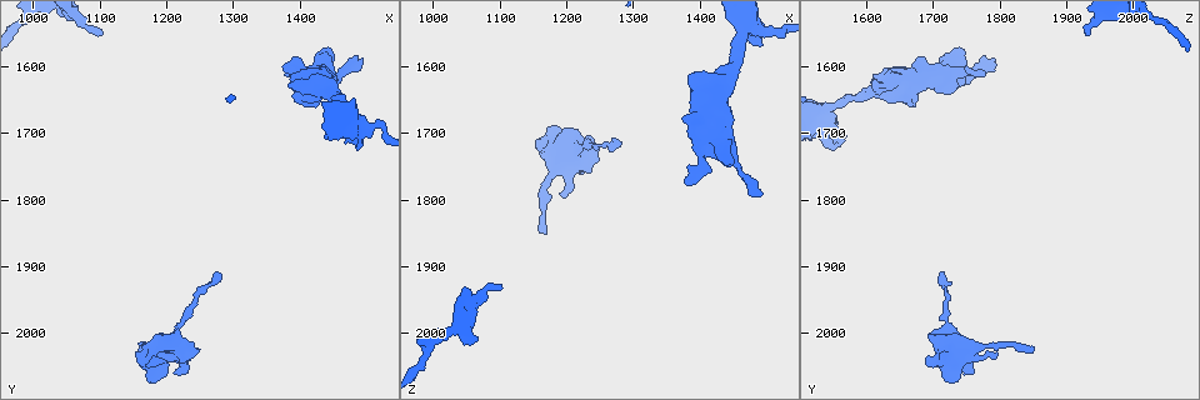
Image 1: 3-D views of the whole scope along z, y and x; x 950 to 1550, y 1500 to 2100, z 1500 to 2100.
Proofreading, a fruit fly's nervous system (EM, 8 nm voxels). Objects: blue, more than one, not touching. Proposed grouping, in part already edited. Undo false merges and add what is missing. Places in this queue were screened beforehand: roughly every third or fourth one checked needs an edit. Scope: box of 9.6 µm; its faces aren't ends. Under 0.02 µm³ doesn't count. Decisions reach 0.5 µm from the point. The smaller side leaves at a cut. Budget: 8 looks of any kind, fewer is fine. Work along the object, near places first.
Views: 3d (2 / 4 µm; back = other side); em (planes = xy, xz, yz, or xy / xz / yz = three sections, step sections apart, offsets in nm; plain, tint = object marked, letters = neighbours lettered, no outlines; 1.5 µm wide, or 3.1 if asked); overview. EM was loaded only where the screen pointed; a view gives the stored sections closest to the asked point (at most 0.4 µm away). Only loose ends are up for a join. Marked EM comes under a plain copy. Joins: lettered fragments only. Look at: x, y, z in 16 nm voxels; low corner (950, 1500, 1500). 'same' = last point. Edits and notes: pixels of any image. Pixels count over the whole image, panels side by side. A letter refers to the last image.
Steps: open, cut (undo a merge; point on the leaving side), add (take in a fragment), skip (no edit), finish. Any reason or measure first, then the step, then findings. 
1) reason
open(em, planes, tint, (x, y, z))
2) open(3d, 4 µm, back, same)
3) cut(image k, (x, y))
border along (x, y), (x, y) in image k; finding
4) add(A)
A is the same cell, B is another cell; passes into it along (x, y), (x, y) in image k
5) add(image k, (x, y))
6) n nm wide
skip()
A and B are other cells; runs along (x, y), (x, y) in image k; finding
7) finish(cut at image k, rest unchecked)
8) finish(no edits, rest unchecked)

tapers out
open(3d, 2 µm, (1100, 1550, 1935))

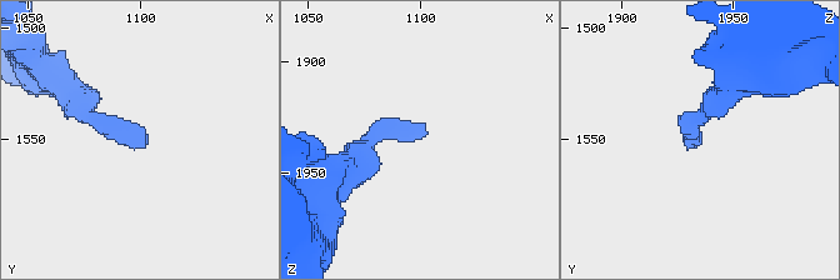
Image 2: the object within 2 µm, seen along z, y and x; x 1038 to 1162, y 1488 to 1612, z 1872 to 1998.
open(em, planes, letters, (1101, 1553, 1932))

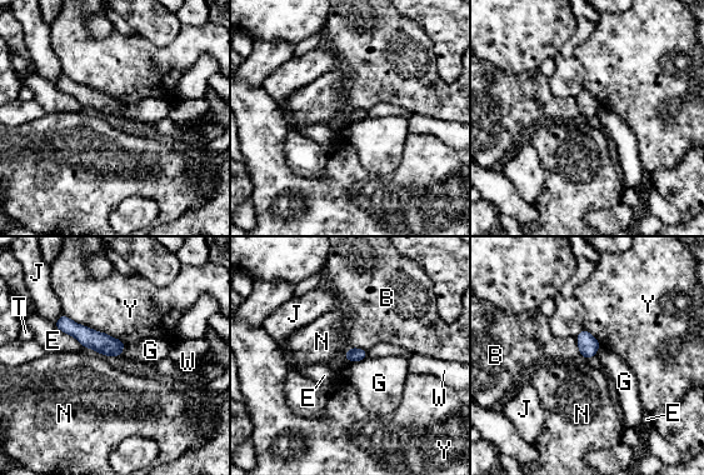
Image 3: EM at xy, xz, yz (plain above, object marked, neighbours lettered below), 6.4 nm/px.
100 nm wide
skip()
B, E, G, J, N, T, W and Y are other cells; border along (126, 343), (120, 356) in image 3; no lettered fragment goes on from it

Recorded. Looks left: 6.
free end
open(3d, 4 µm, (1180, 2040, 1690))

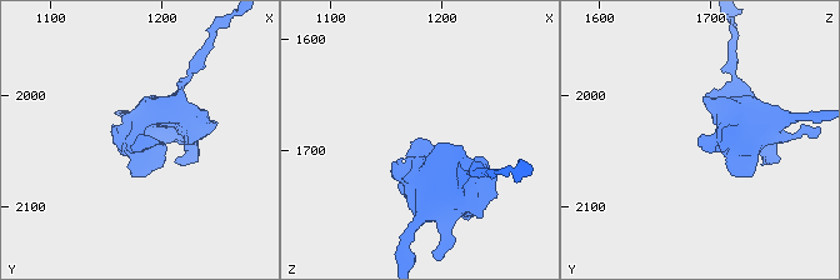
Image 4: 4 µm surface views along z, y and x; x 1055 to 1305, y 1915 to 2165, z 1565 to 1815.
arms of 260, 300 nm
open(em, planes, tint, (1180, 2036, 1690))

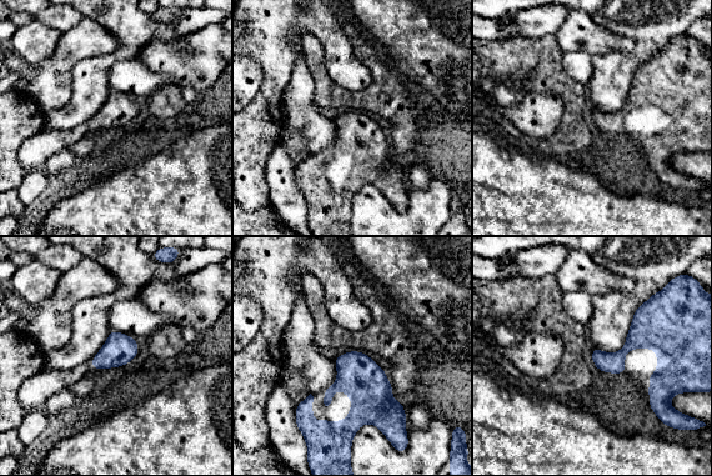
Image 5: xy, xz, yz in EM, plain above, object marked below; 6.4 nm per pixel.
open(em, planes, letters, same)

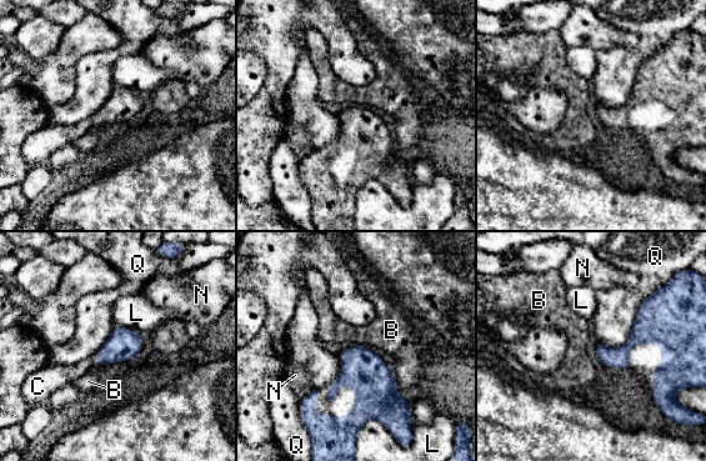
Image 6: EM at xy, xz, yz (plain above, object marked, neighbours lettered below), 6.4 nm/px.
add(C)
C is the same cell, B, L, N and Q are other cells; passes into it along (123, 345), (96, 361), (60, 375) in image 6; the neuron continues

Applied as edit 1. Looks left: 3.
open(overview)

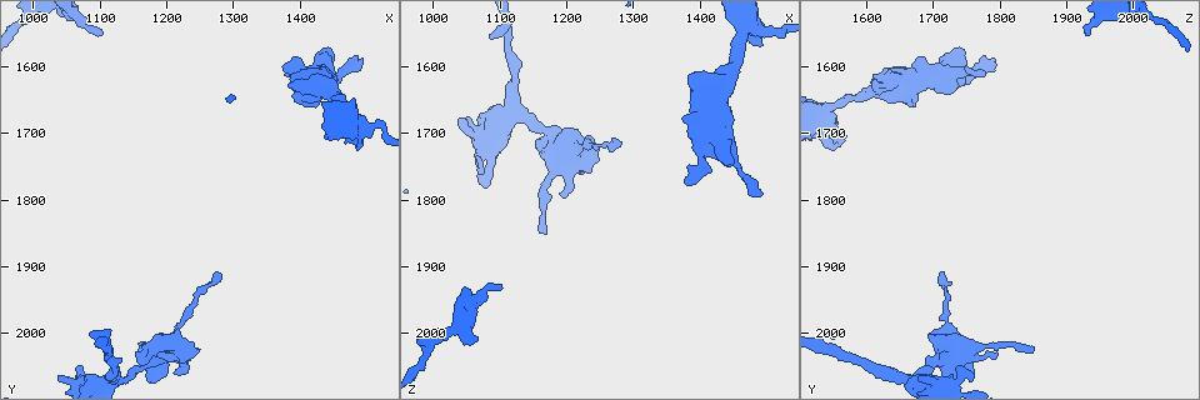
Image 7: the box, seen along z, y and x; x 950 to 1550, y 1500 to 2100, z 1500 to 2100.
narrows sharply
open(3d, 2 µm, (1450, 1645, 1590))

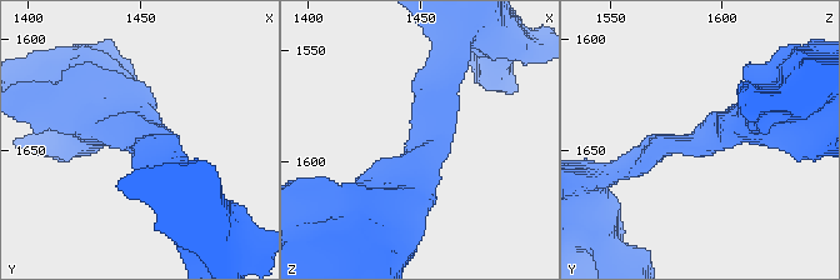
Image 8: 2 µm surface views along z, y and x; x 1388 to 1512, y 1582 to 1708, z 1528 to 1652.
arms of 200, 440 nm; shape alone is not enough
open(em, planes, letters, (1453, 1649, 1588))

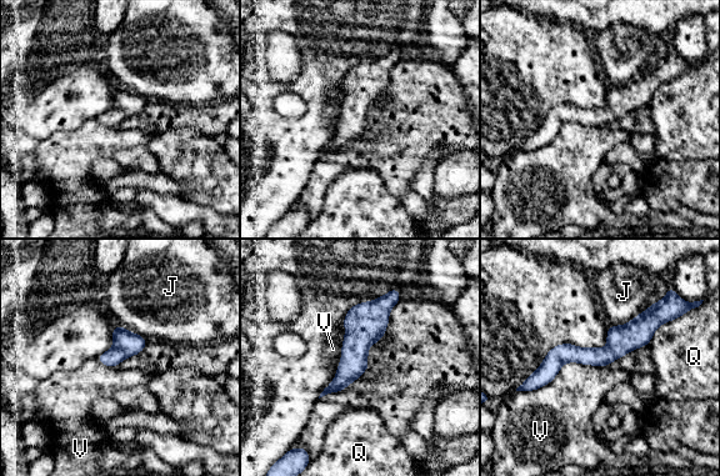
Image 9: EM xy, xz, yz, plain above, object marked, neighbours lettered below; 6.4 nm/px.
V touches over 600 nm
skip()
J, Q and V are other cells; border along (608, 365), (565, 362), (520, 391) in image 9; all the same neuron

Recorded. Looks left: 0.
finish(add at image 6, rest unchecked)

